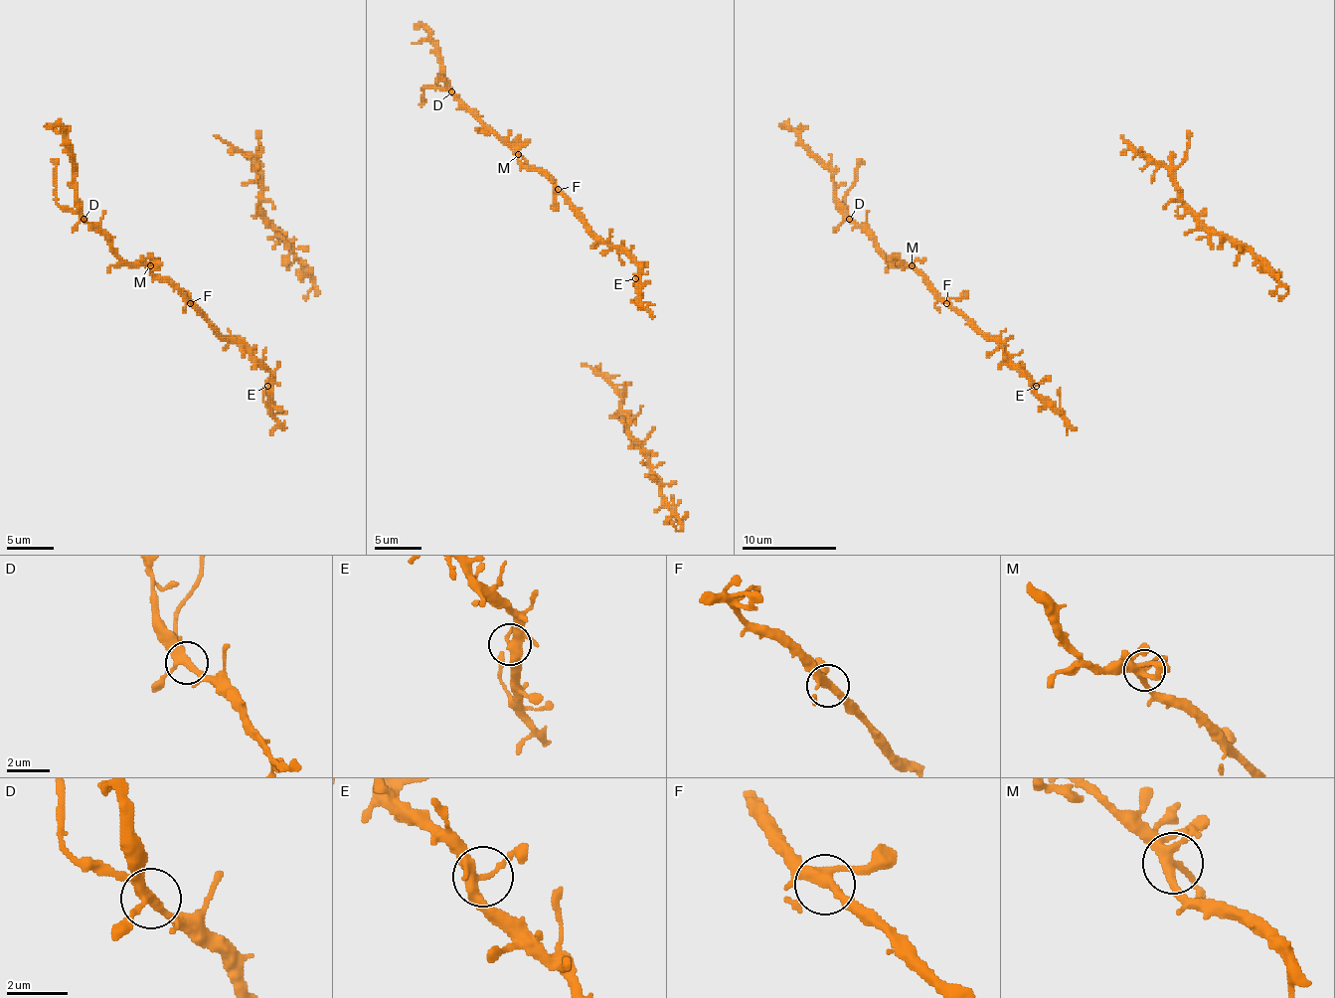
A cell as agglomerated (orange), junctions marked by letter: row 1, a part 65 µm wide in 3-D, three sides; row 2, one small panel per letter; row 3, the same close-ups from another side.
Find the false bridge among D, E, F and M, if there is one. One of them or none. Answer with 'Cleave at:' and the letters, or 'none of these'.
Cleave at: none of these

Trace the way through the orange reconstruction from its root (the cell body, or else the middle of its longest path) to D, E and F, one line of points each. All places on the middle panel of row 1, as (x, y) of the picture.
D: (624, 252), (602, 241), (542, 173), (530, 170), (452, 92)
E: (624, 252), (638, 266), (635, 278)
F: (624, 252), (602, 241), (558, 189)

